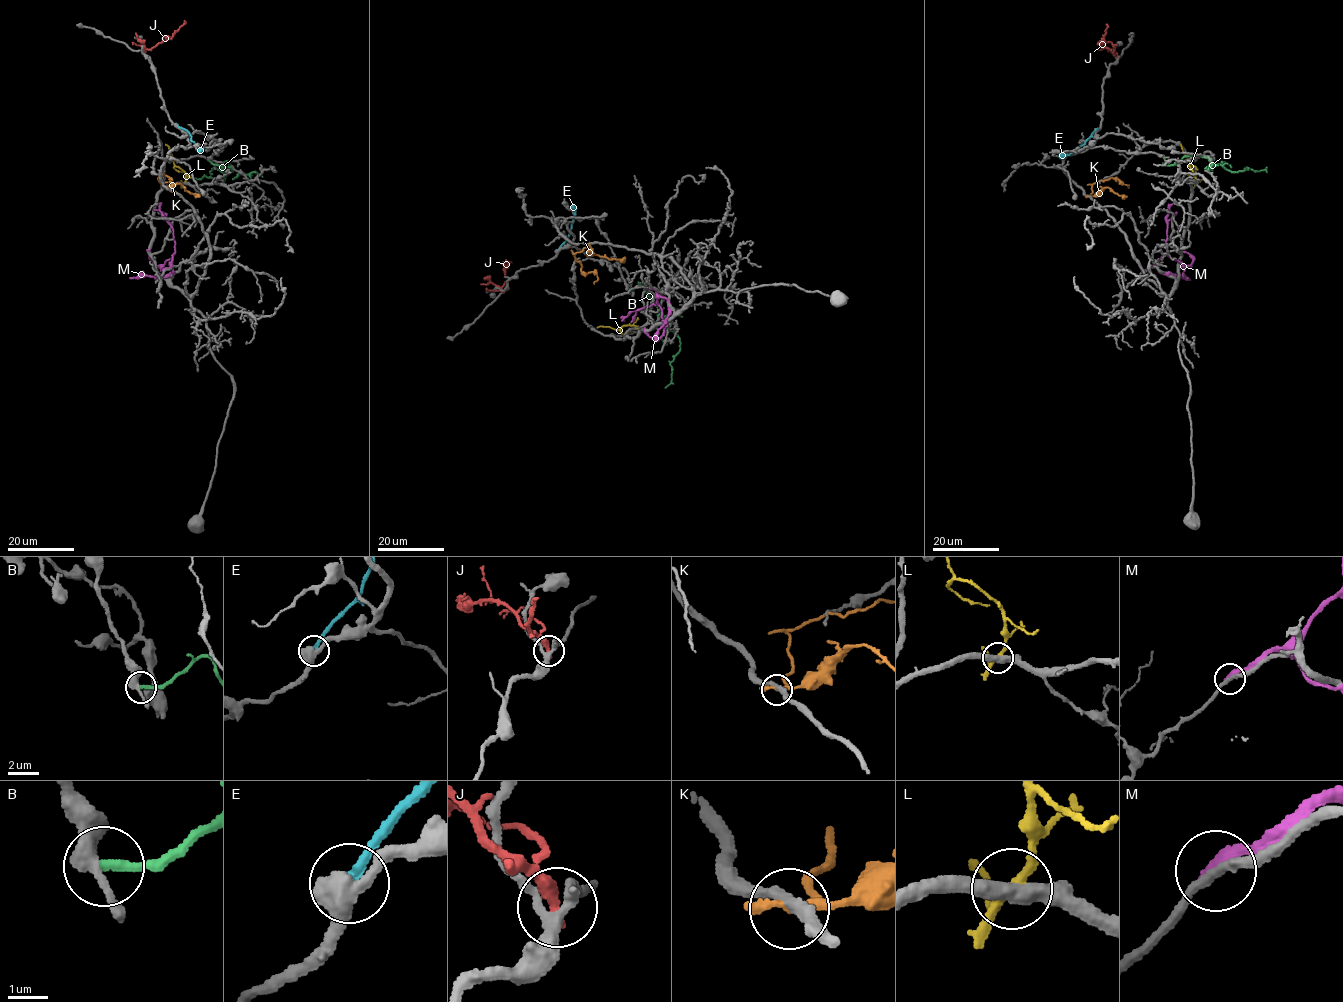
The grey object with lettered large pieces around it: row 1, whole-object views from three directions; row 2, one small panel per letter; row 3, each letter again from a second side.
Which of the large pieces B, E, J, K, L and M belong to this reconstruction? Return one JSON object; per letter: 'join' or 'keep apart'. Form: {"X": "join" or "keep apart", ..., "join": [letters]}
{"B": "keep apart", "E": "keep apart", "J": "keep apart", "K": "keep apart", "L": "keep apart", "M": "keep apart", "join": []}

